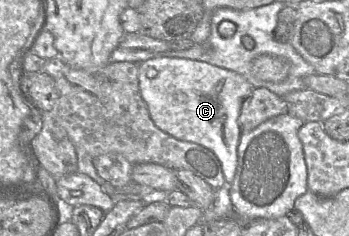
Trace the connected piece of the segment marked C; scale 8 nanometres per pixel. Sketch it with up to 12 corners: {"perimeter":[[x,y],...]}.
{"perimeter":[[207,62],[138,65],[154,124],[238,165],[254,87]]}

